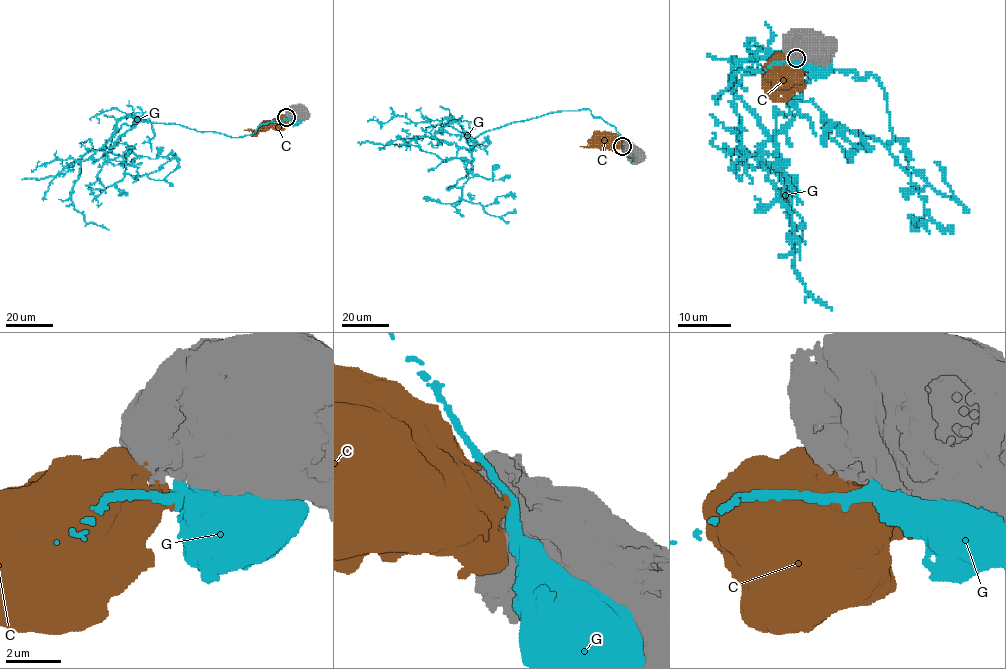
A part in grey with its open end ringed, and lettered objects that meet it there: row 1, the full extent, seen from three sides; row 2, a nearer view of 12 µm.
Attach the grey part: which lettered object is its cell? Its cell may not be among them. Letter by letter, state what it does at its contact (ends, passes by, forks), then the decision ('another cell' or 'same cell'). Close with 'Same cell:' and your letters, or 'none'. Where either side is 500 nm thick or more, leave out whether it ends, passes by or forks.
C: another cell
G: another cell
Same cell: none

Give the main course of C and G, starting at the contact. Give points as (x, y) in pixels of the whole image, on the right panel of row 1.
C: (793, 58), (775, 70), (776, 74), (783, 74)
G: (805, 60), (813, 70), (820, 70)

